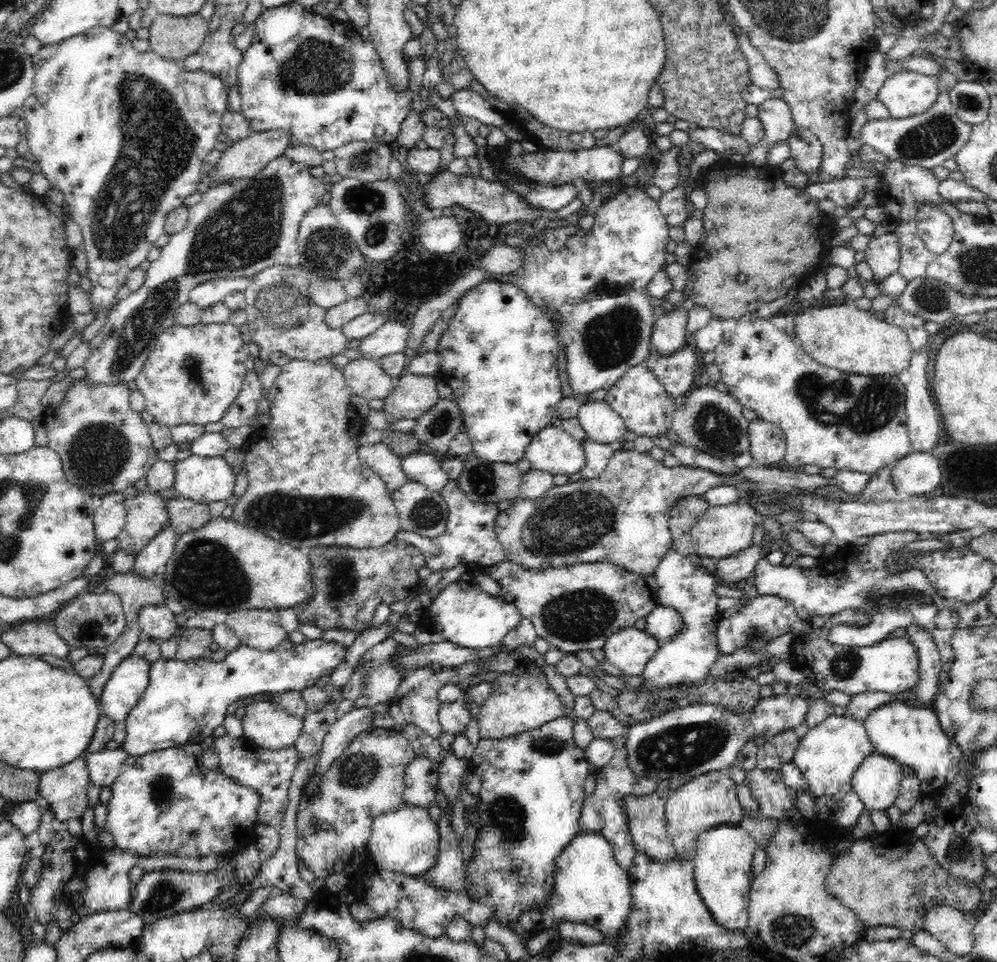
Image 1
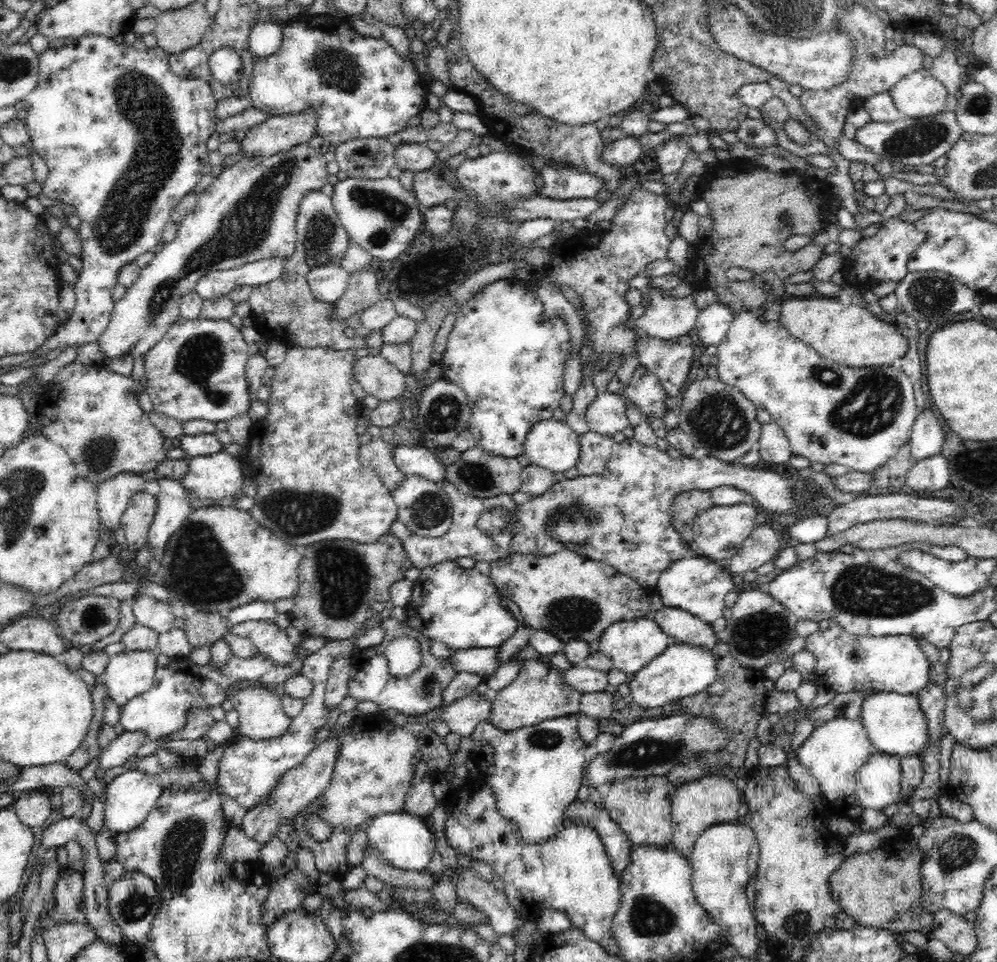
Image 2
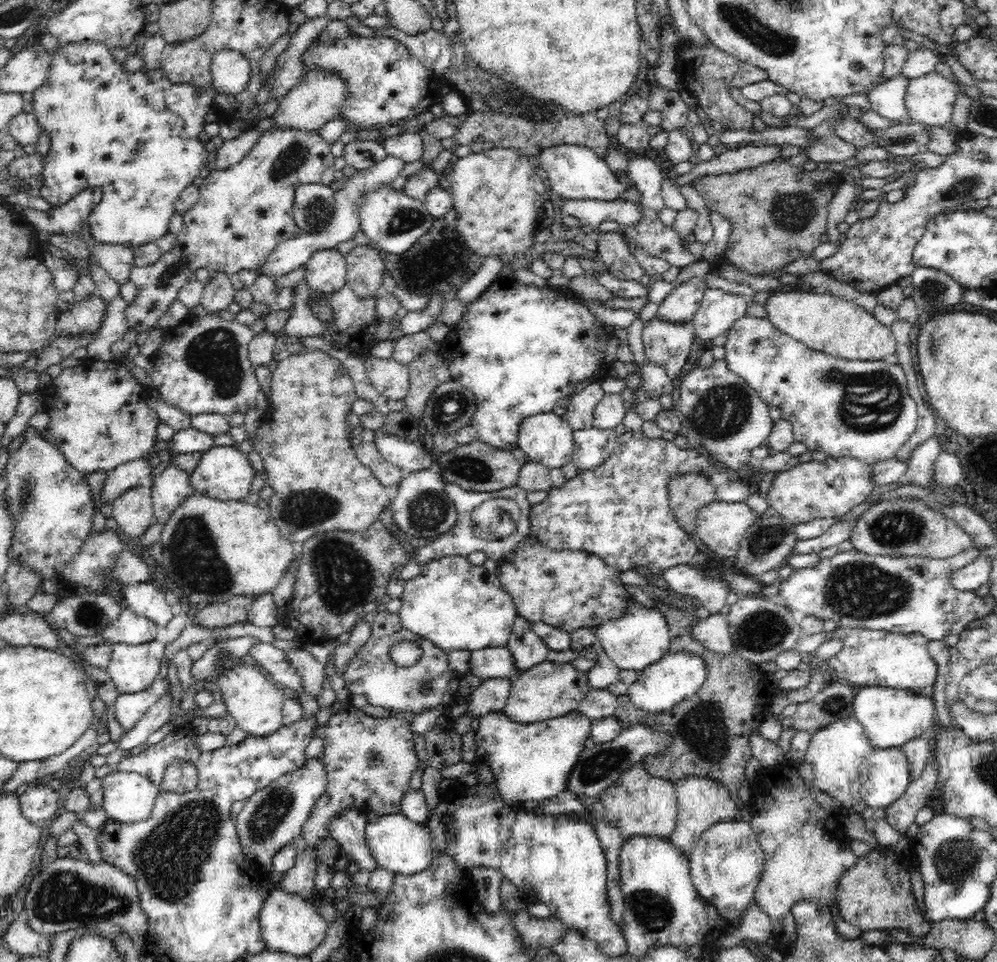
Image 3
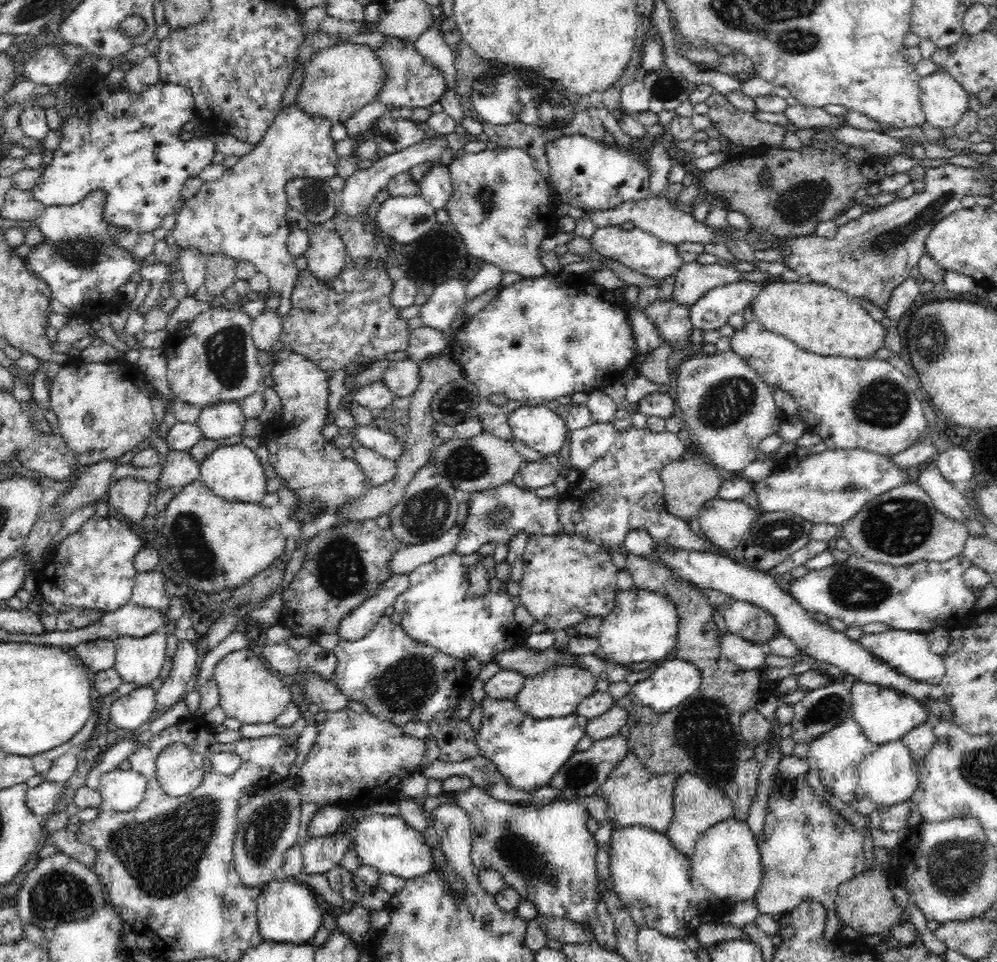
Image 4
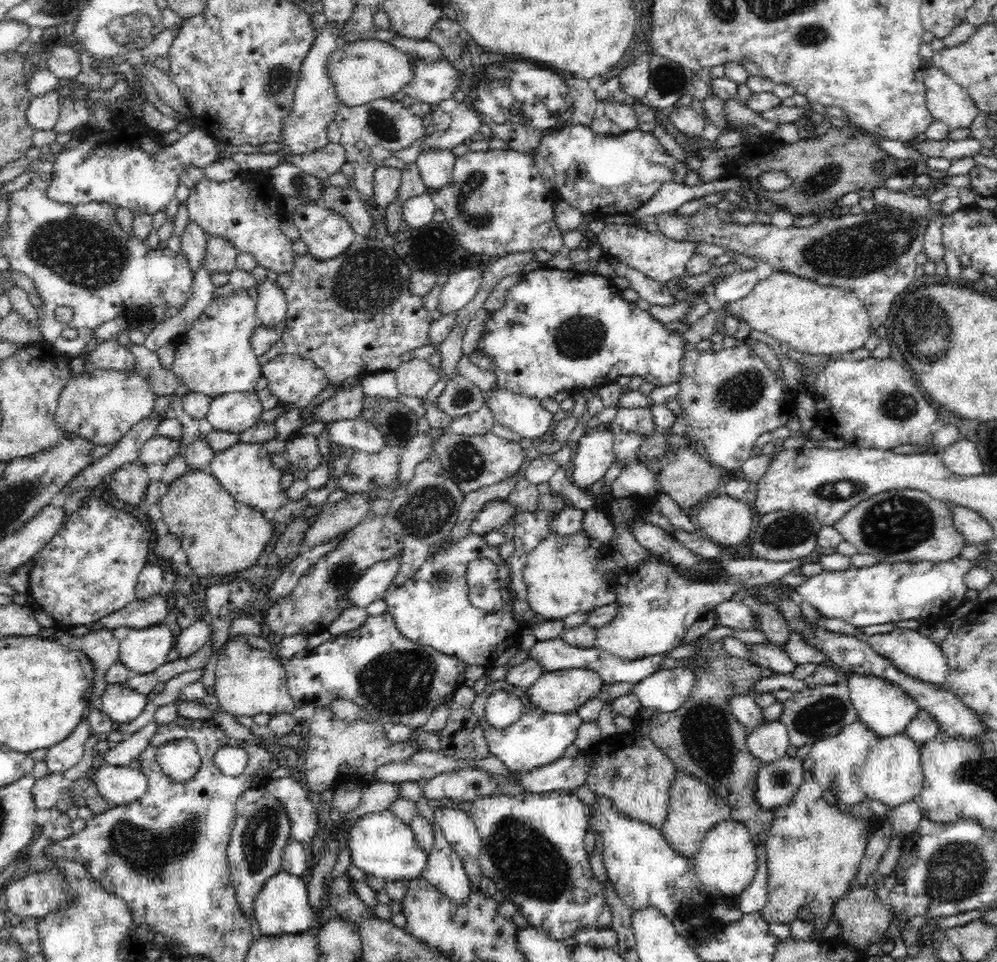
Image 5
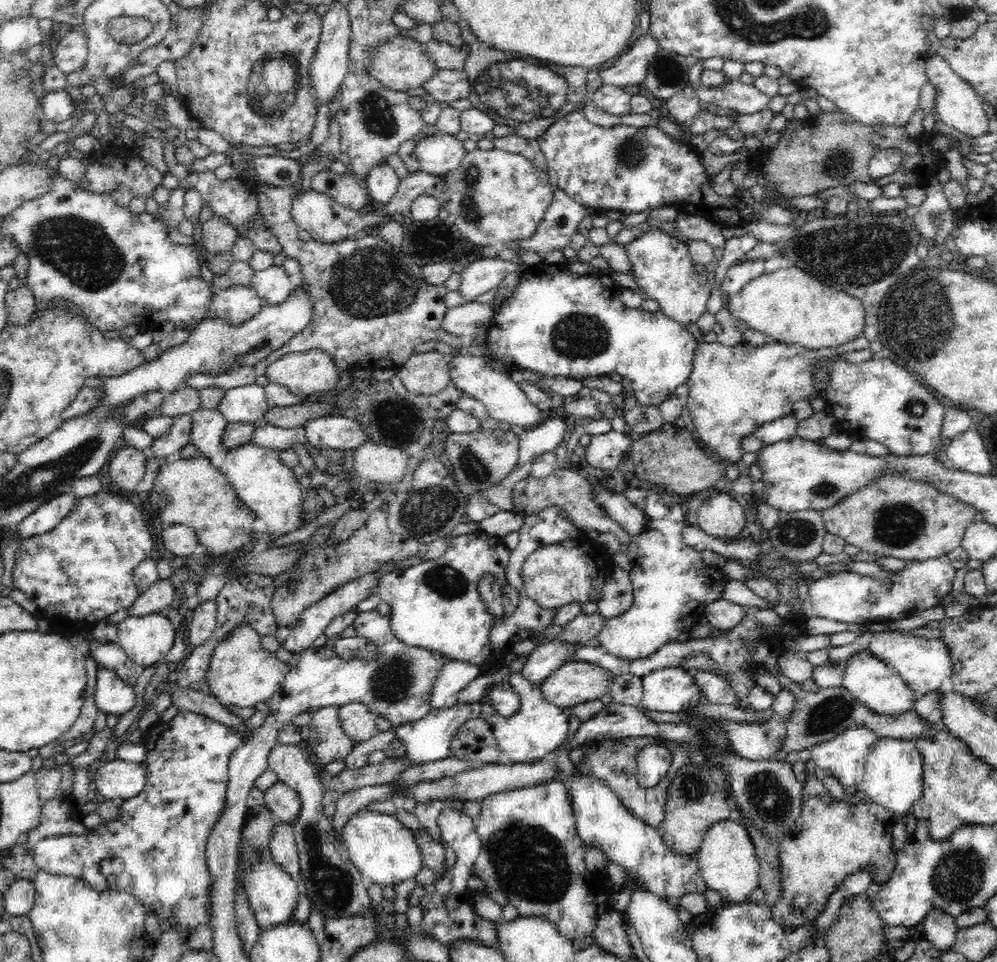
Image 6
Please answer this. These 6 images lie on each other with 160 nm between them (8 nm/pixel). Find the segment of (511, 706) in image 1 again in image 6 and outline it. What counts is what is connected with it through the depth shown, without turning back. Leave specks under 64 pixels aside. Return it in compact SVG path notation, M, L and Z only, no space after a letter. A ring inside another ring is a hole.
M566 661L540 684L544 700L570 710L571 706L598 700L609 693L611 676L590 662Z

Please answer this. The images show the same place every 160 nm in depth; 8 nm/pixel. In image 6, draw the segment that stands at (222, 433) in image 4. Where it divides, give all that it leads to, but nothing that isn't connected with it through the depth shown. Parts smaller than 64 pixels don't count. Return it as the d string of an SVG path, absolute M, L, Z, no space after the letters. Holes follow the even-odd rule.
M258 384L225 389L217 410L229 423L258 423L268 412L266 391Z

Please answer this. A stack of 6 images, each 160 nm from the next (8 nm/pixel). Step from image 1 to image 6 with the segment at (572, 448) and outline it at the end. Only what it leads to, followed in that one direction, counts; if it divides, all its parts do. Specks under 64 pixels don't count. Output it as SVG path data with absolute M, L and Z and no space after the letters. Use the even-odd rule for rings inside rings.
M460 352L451 358L449 371L451 383L463 394L484 403L488 415L500 424L517 431L537 427L541 420L541 410L526 397L518 381L512 380L510 372L500 372L486 365L483 356L473 356Z

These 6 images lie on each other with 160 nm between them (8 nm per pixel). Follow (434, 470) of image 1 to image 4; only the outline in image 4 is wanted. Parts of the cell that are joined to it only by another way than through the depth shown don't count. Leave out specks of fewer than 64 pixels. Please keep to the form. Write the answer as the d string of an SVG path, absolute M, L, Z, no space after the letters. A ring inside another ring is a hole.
M356 425L356 428L345 432L350 431L361 446L376 451L386 459L396 460L402 454L403 443L393 434L384 432L374 425Z

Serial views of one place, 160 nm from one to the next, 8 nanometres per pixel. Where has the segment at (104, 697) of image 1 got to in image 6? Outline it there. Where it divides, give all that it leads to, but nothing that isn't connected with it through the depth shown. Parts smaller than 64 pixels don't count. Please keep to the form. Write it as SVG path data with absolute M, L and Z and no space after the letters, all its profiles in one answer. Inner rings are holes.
M164 612L144 618L128 616L117 626L121 648L144 669L165 659L178 632Z

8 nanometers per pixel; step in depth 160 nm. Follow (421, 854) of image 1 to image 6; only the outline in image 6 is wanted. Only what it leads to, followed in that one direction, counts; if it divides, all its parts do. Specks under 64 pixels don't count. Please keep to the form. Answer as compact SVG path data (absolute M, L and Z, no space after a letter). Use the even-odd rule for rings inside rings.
M362 809L348 819L341 837L349 859L365 880L381 885L382 888L396 886L403 880L415 878L424 866L416 836L396 818L396 815Z

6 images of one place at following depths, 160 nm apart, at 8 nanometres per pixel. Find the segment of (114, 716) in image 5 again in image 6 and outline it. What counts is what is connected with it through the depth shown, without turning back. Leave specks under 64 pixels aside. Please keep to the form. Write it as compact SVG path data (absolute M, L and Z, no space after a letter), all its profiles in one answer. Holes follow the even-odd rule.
M98 666L94 700L100 712L120 717L132 710L136 704L136 694L132 687L117 677L114 670Z

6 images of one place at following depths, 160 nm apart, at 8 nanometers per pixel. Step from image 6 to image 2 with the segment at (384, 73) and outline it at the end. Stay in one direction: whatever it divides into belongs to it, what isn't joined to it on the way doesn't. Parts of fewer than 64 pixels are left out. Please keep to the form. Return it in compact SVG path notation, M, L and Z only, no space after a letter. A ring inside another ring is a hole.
M312 109L287 116L268 117L268 120L248 130L240 152L251 159L252 156L274 156L294 146L309 143L316 136L316 118Z

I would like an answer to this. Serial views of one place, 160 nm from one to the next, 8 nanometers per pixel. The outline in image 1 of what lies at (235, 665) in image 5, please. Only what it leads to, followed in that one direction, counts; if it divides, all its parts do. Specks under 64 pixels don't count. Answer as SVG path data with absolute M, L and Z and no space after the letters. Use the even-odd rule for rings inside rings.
M258 700L245 706L242 726L253 746L278 752L295 746L303 719L288 714L279 703Z

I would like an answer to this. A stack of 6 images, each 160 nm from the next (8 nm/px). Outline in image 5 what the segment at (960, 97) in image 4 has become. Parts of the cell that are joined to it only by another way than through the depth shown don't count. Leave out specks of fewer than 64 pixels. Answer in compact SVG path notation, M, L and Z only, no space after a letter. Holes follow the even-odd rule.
M934 64L926 68L924 74L926 104L934 119L943 122L952 131L959 128L970 129L979 109L972 97Z

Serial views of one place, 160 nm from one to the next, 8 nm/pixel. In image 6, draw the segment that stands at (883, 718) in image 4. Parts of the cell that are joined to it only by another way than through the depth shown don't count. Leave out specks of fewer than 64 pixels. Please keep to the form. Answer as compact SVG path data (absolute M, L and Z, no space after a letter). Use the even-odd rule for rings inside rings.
M866 649L844 663L843 687L845 687L858 701L866 705L872 712L884 717L896 717L913 708L917 700L914 691L908 689L904 680L893 670L890 665L871 654Z

